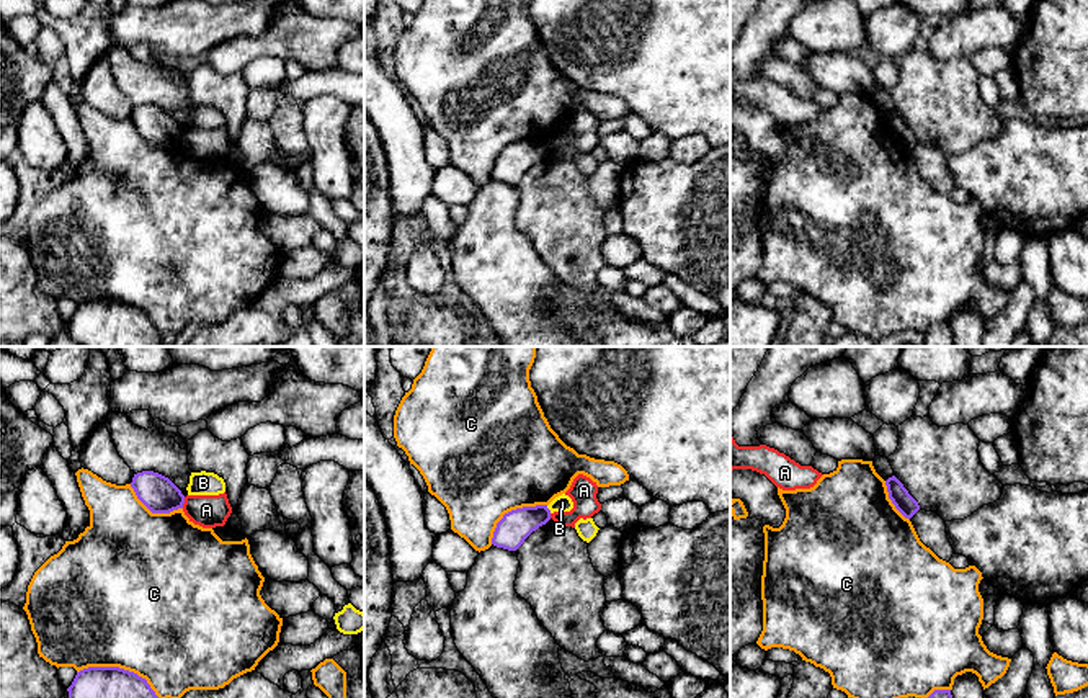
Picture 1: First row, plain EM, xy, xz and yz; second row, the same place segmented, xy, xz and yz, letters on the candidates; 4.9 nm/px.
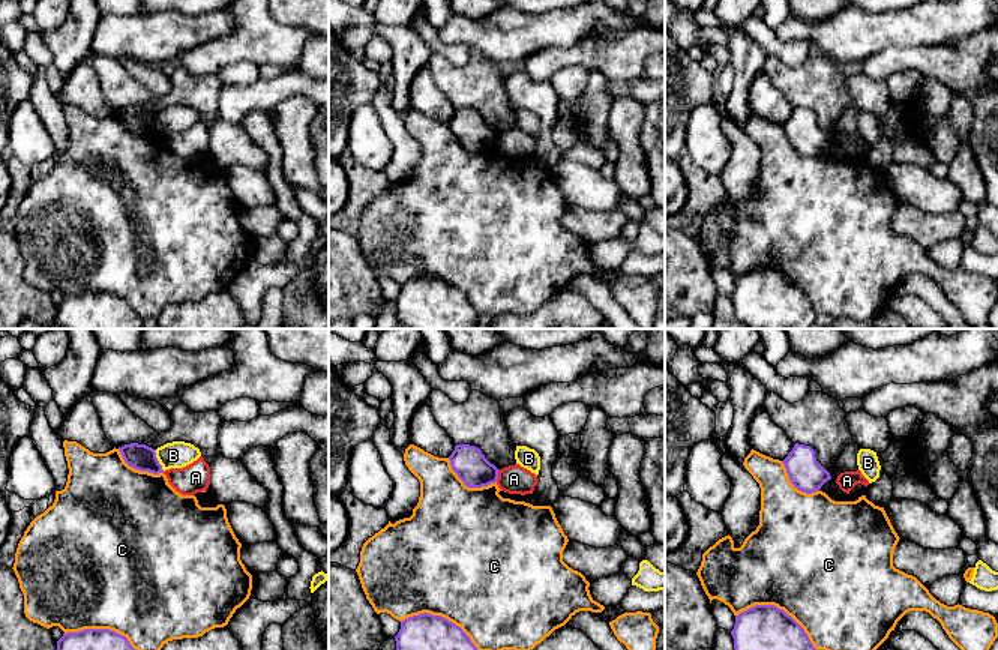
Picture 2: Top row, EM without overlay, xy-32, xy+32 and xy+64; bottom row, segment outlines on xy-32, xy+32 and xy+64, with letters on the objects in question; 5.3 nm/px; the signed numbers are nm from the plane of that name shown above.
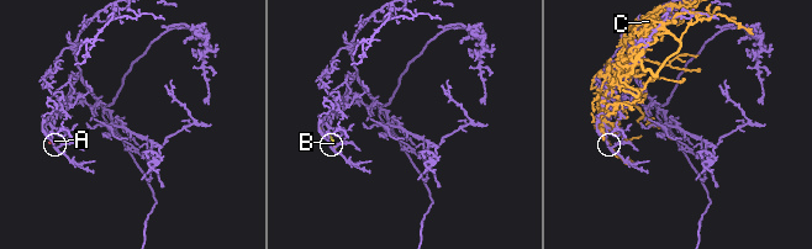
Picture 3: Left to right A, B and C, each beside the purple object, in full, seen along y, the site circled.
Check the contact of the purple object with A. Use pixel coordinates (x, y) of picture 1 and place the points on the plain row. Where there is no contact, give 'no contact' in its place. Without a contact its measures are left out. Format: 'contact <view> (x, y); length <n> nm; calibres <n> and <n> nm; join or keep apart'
contact xy (183, 136); length 60 nm; calibres 180 and 160 nm; keep apart

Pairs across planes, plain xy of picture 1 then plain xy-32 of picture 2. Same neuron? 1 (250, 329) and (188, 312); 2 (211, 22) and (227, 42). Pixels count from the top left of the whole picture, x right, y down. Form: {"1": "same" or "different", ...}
{"1": "same", "2": "different"}

